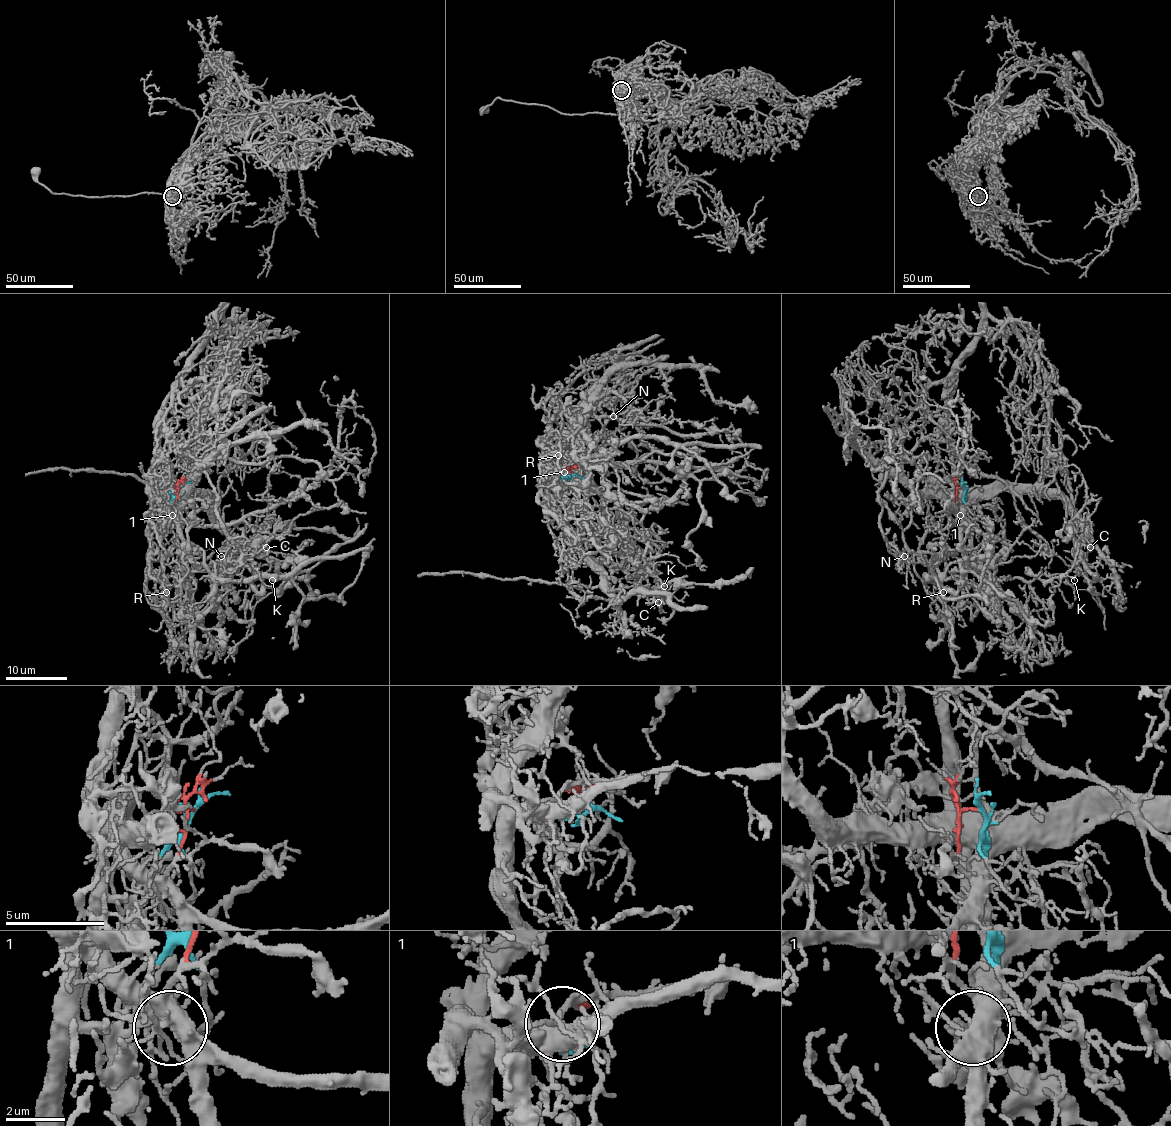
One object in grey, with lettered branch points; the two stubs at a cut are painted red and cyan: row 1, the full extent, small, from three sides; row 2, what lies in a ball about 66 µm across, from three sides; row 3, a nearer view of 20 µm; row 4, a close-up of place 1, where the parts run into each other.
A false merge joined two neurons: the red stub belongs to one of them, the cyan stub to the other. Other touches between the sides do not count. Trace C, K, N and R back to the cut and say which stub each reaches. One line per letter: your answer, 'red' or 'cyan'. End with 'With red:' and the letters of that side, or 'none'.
C: red
K: red
N: red
R: cyan
With red: C, K, N

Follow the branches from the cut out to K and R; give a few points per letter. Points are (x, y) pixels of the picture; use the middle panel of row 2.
K: (572, 474), (568, 468), (550, 480), (550, 506), (563, 533), (621, 597), (655, 591), (659, 579), (664, 587)
R: (572, 474), (557, 478), (547, 472), (540, 481), (542, 457), (557, 452), (557, 455)

